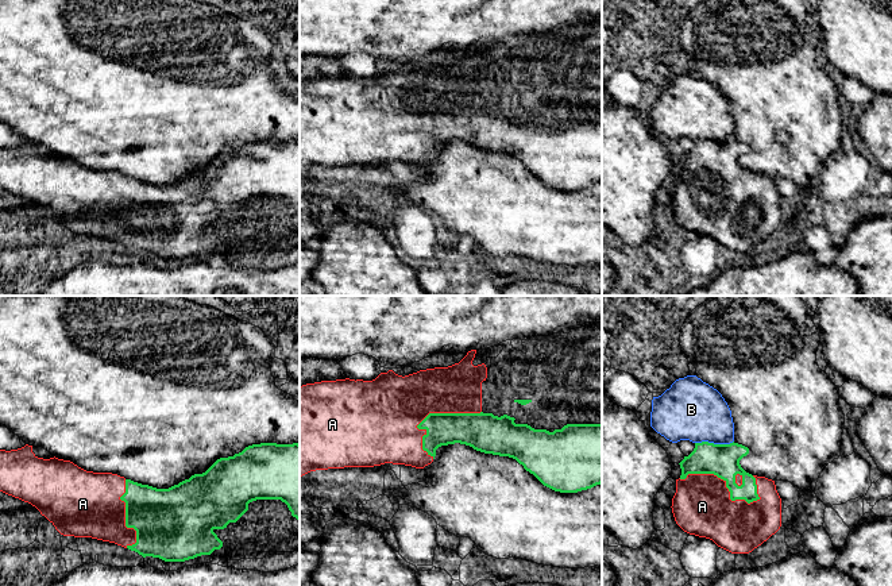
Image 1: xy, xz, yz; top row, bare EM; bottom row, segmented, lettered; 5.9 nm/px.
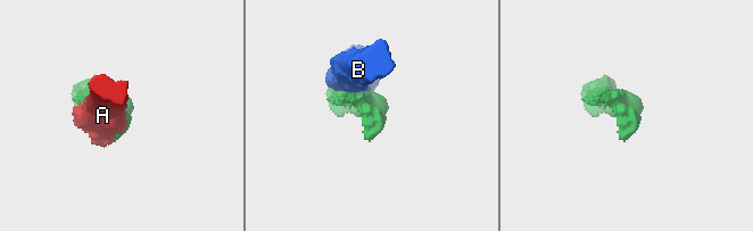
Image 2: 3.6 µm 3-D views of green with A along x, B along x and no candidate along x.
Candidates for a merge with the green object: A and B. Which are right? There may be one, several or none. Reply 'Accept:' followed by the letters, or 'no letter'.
Accept: A

